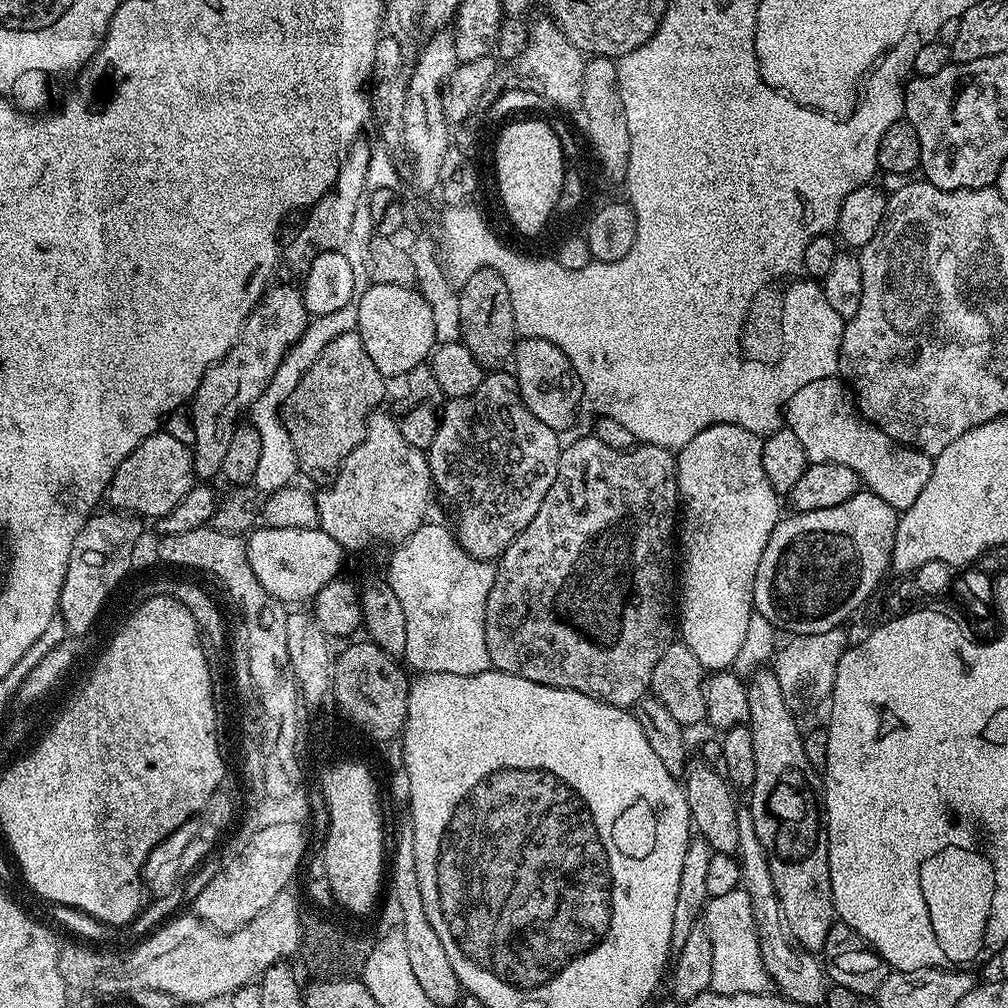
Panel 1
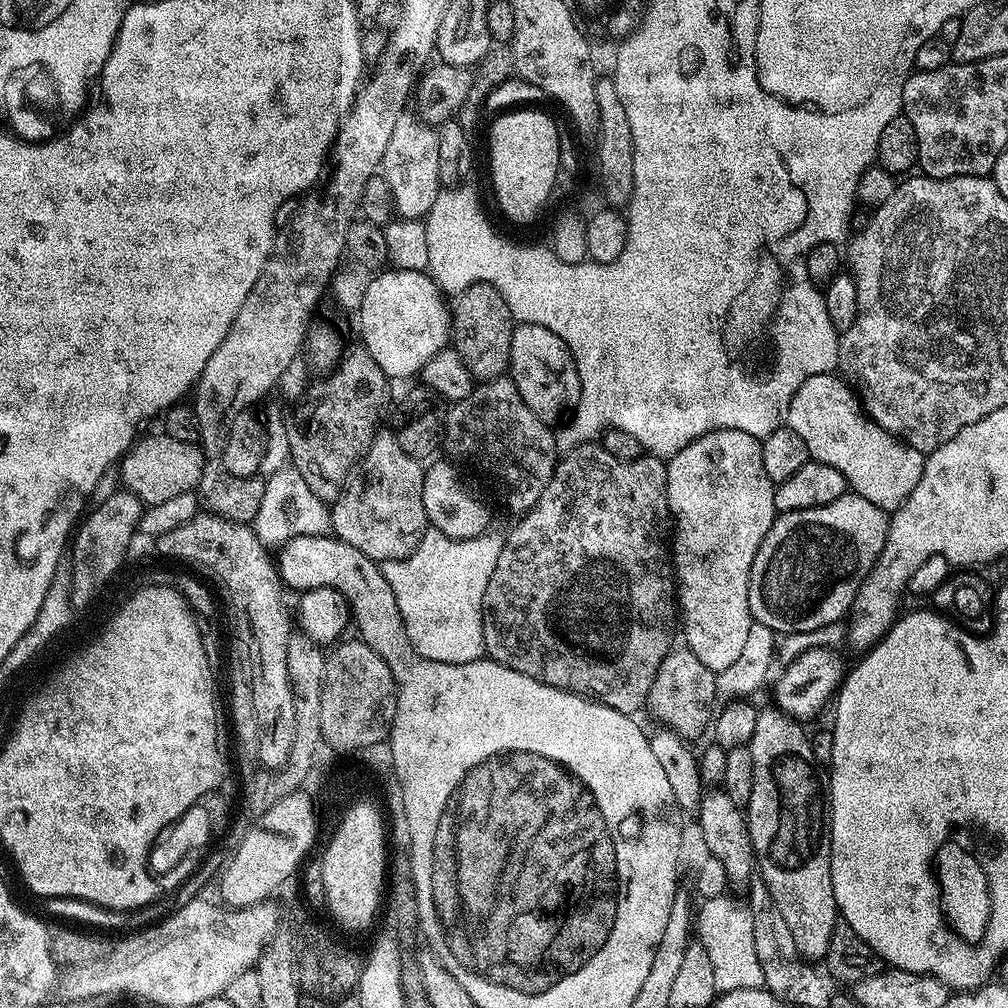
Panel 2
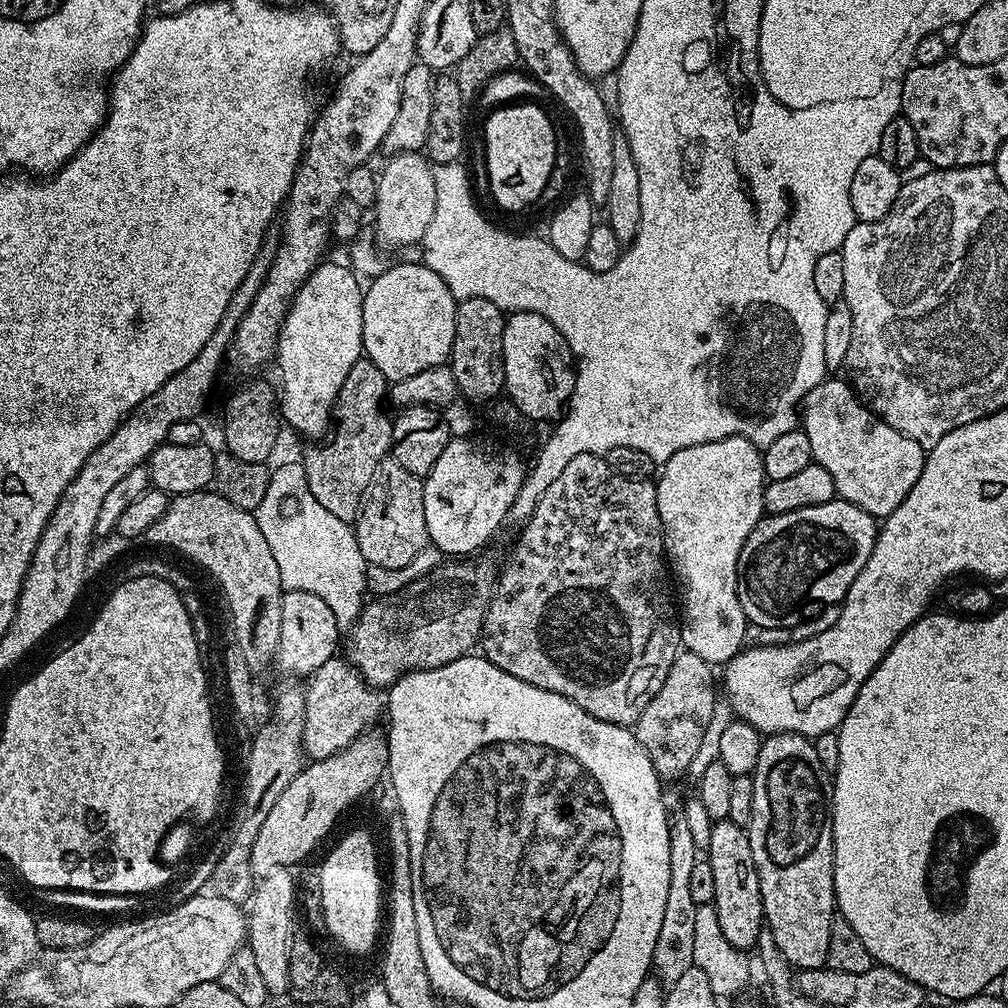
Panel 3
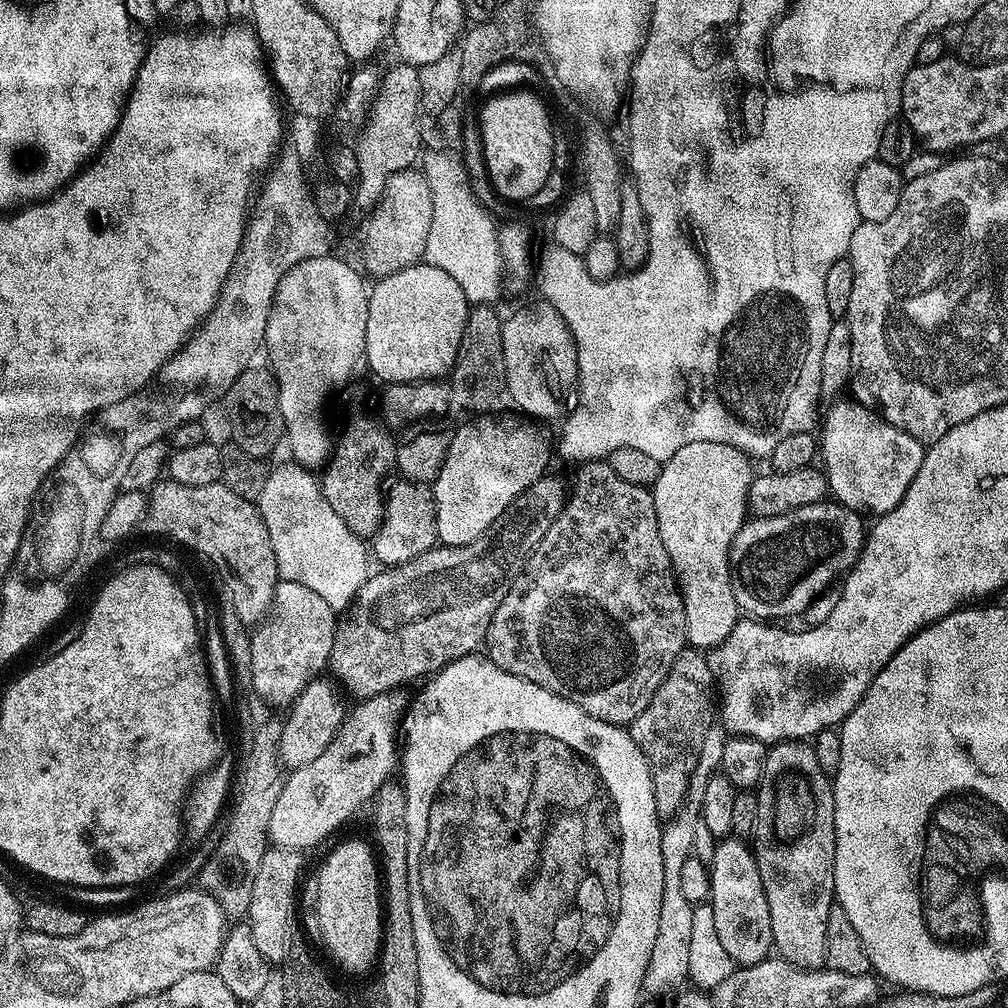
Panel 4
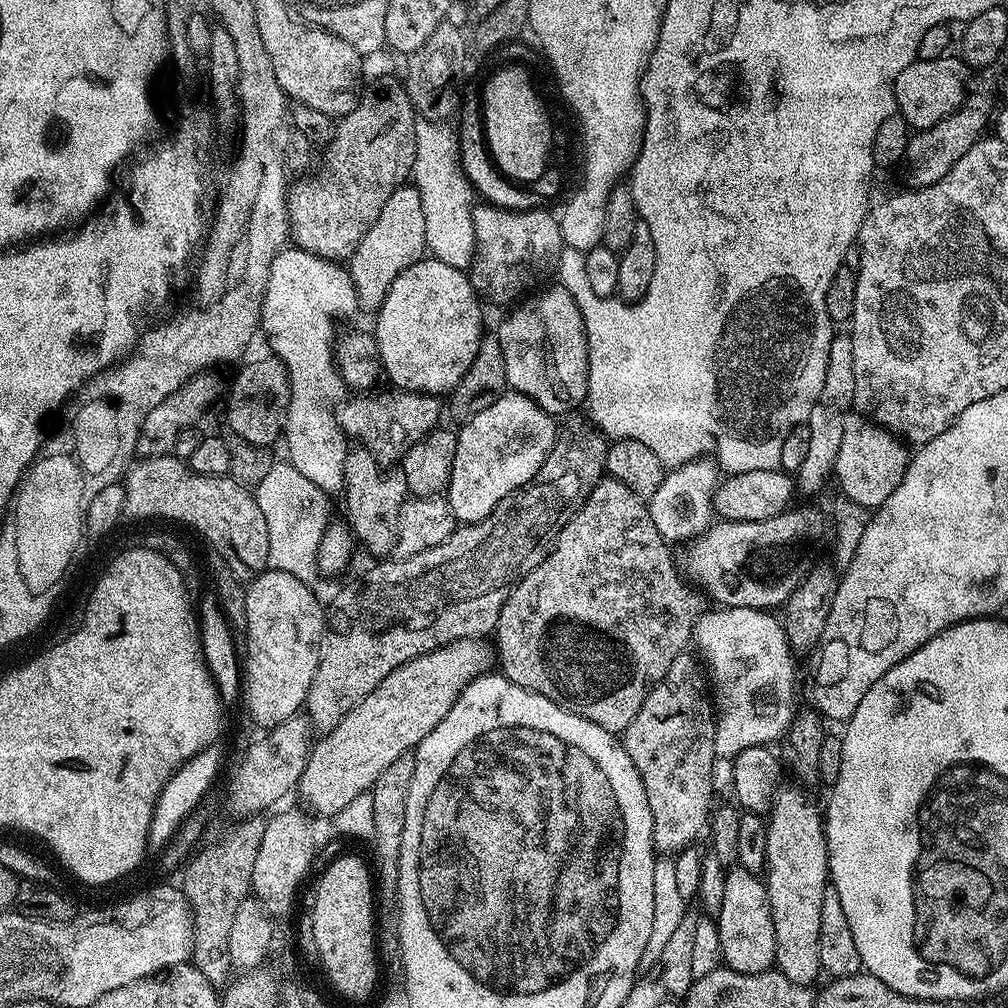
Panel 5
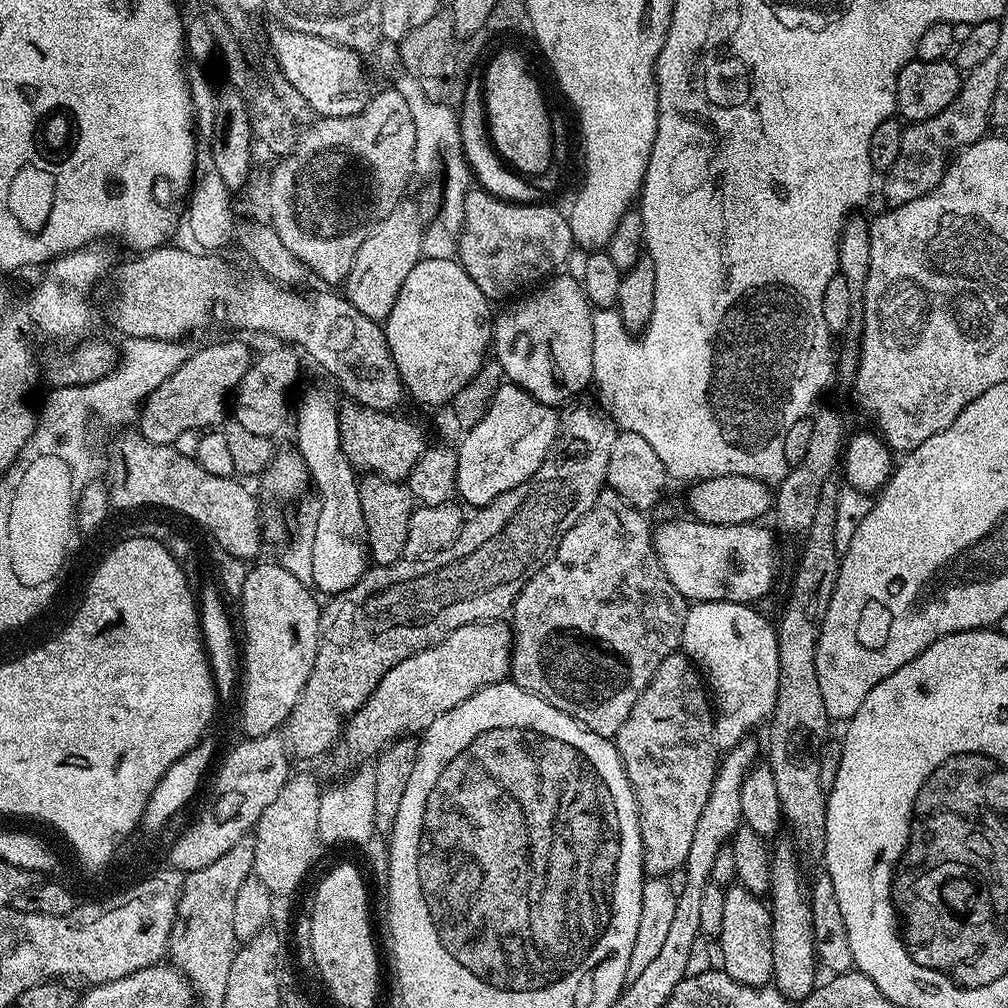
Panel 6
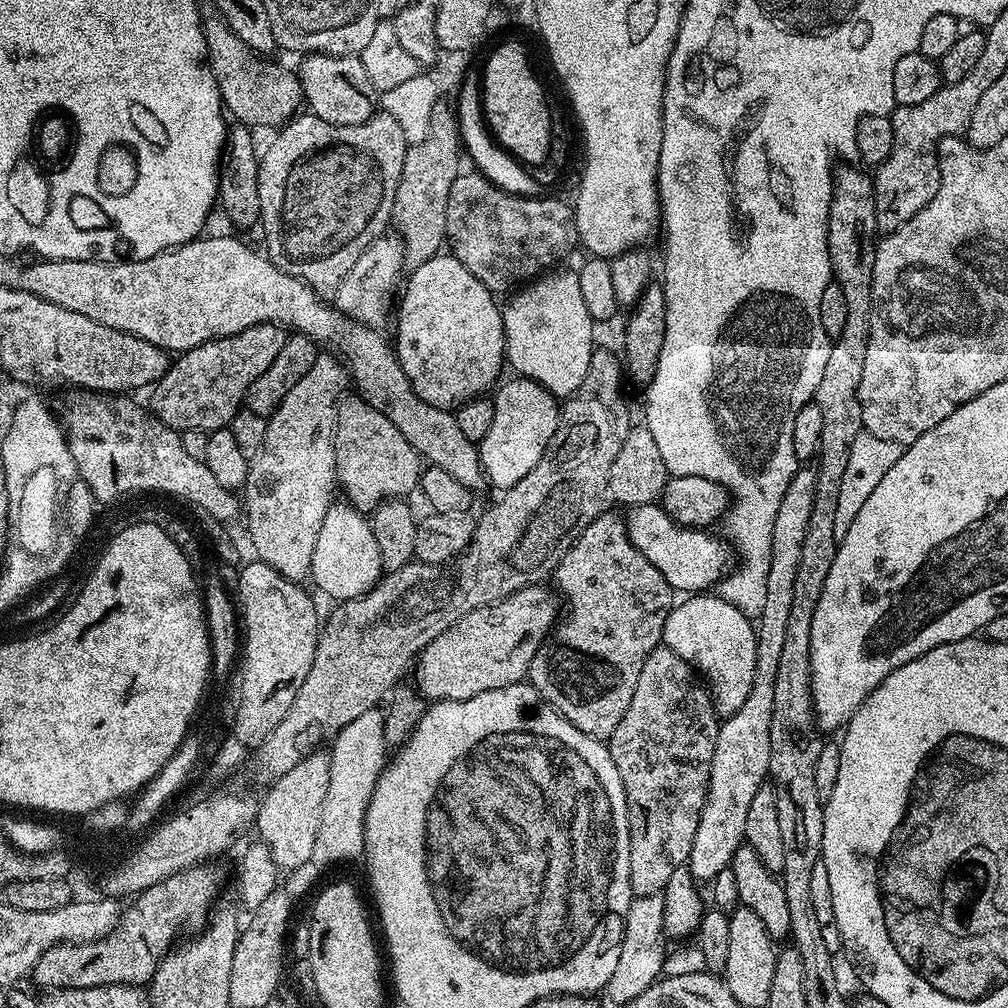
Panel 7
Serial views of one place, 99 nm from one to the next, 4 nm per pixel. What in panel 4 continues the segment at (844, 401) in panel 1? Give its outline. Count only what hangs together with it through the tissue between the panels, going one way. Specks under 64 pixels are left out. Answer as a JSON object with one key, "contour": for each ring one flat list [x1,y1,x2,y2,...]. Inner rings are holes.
{"contour":[[840,398,833,404,836,405,825,416,823,413,822,431,818,436,818,452,822,460,824,456,822,471,828,477,828,491,845,508,853,508,861,514,872,512,873,517,883,516,885,512,894,510,894,506,902,502,906,490,910,490,910,482,914,482,914,474,918,474,918,466,922,466,925,445,910,438,910,434,890,426,890,422,886,422,878,413,851,398]]}

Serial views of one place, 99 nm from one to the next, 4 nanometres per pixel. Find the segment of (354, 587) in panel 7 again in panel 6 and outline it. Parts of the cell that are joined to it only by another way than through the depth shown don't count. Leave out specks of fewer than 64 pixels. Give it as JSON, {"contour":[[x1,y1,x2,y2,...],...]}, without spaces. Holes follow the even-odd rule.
{"contour":[[316,384,313,388,308,388,304,392,304,397,300,400,300,409,295,409,294,420,296,416,296,444,294,444,295,451,299,452,302,459,306,462,308,467,308,474,310,477,311,487,316,488,315,495,318,497,320,504,320,513,318,514,317,528,314,530,313,538,313,562,312,562,312,575,310,577,311,583,315,585,317,589,321,588,322,591,328,592,329,597,336,596,340,592,344,592,350,586,359,584,360,579,364,576,364,573,368,571,370,567,370,557,368,554,368,535,366,534,366,526,362,522,362,506,360,505,360,480,358,479,357,469,353,468,350,461,346,458,346,454,342,450,342,442,340,441,340,414,338,411,338,399,328,388,323,388,322,385]]}

